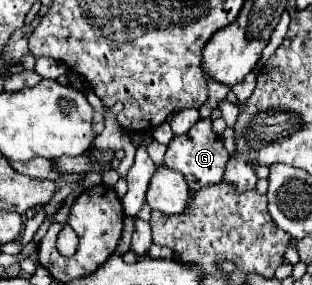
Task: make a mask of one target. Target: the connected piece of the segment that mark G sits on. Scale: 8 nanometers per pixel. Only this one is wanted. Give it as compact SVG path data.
M199 119L185 135L173 137L173 141L167 147L167 155L165 155L165 165L173 171L179 171L187 179L189 191L193 193L207 185L219 183L223 179L227 161L229 161L229 153L225 151L221 137L213 133L211 119Z

